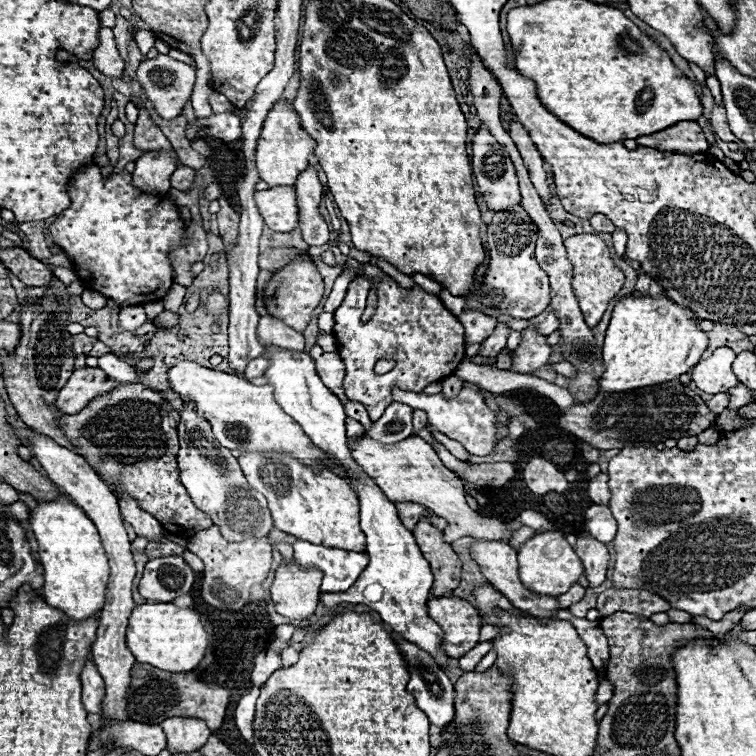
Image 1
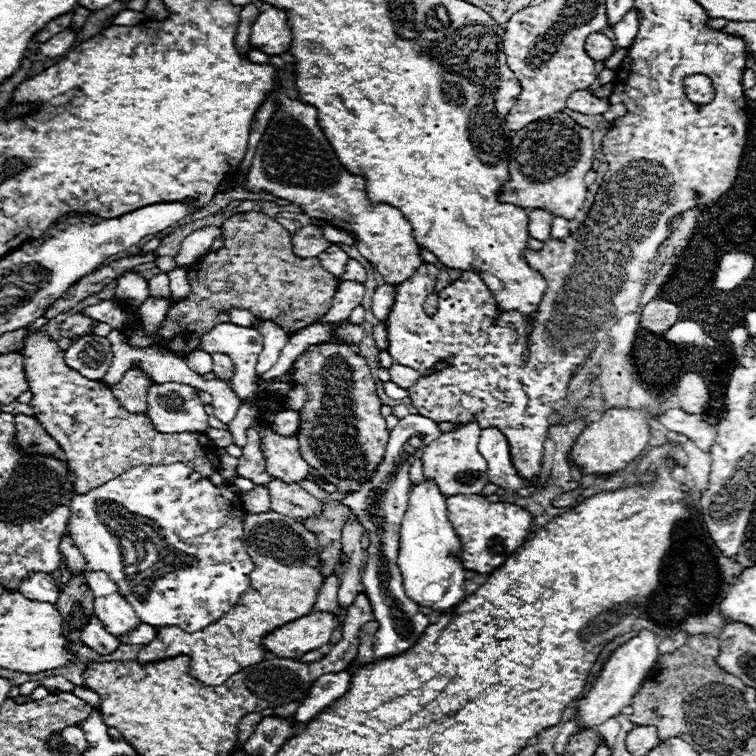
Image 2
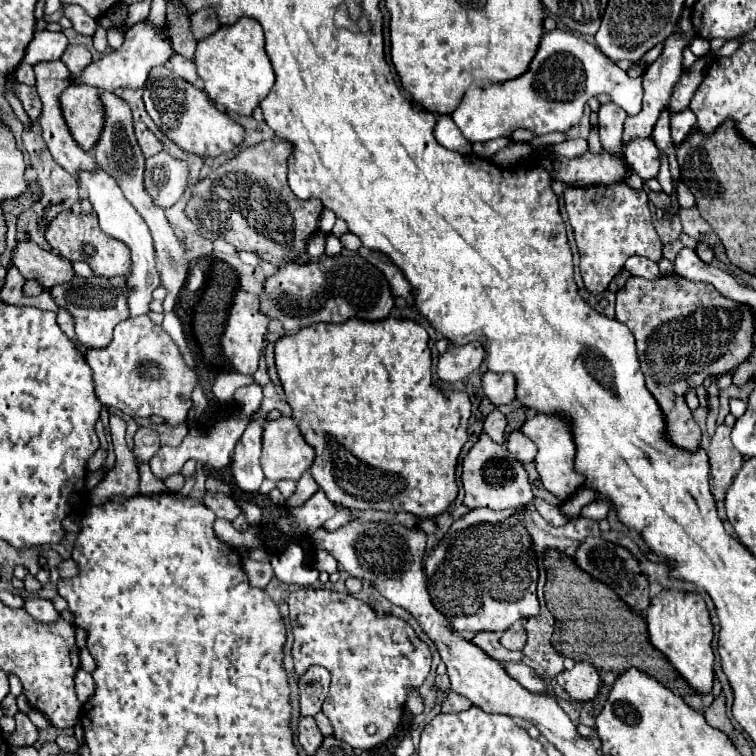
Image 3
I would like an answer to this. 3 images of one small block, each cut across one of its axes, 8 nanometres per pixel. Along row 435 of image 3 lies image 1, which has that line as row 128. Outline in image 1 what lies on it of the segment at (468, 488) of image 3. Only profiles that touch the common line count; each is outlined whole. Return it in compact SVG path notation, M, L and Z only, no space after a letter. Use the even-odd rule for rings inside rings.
M480 128L472 142L472 172L478 184L478 192L482 194L490 210L502 212L502 210L512 210L514 206L520 204L516 170L512 168L512 162L508 160L508 154L504 152L504 148L500 148L500 144L494 140L494 136L486 128Z

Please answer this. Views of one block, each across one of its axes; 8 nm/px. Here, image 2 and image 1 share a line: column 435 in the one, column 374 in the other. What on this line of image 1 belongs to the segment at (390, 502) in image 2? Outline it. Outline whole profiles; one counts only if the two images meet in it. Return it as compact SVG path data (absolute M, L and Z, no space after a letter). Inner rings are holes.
M392 402L386 412L372 422L372 428L366 432L372 440L380 444L394 444L406 440L412 434L412 408L400 402Z

